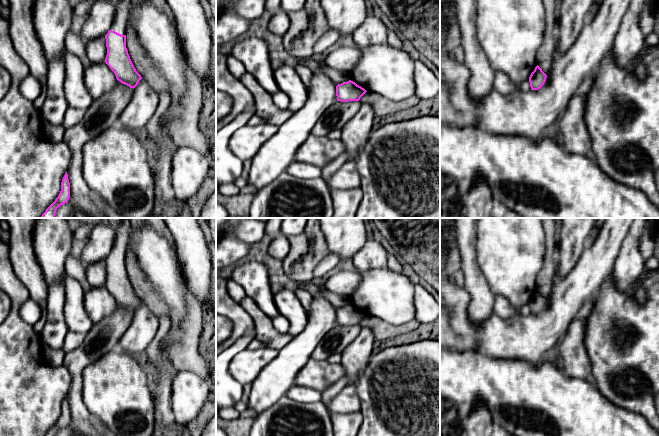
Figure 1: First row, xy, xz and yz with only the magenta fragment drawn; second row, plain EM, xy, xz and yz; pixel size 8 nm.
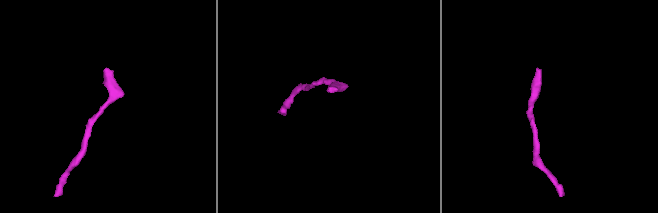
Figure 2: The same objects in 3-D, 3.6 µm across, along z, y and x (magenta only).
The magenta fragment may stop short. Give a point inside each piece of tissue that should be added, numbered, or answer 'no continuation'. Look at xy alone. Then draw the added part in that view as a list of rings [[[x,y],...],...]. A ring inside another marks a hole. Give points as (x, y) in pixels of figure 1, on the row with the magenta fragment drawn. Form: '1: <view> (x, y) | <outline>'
1: xy (119, 25) | [[[119,0],[115,6],[115,17],[110,30],[126,35],[128,11],[131,0]]]

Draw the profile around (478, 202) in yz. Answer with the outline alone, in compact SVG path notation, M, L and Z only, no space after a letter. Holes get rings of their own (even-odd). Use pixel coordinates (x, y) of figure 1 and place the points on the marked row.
M478 178L465 196L466 218L491 218L493 206L492 192L483 178Z

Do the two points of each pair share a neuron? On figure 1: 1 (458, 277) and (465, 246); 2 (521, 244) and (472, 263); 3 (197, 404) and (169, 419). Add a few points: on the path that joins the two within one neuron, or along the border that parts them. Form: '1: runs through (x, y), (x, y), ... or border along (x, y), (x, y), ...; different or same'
1: border along (461, 269), (464, 275), (464, 286); different
2: border along (475, 238), (475, 258), (488, 282); different
3: border along (171, 394), (171, 409), (175, 421); different

